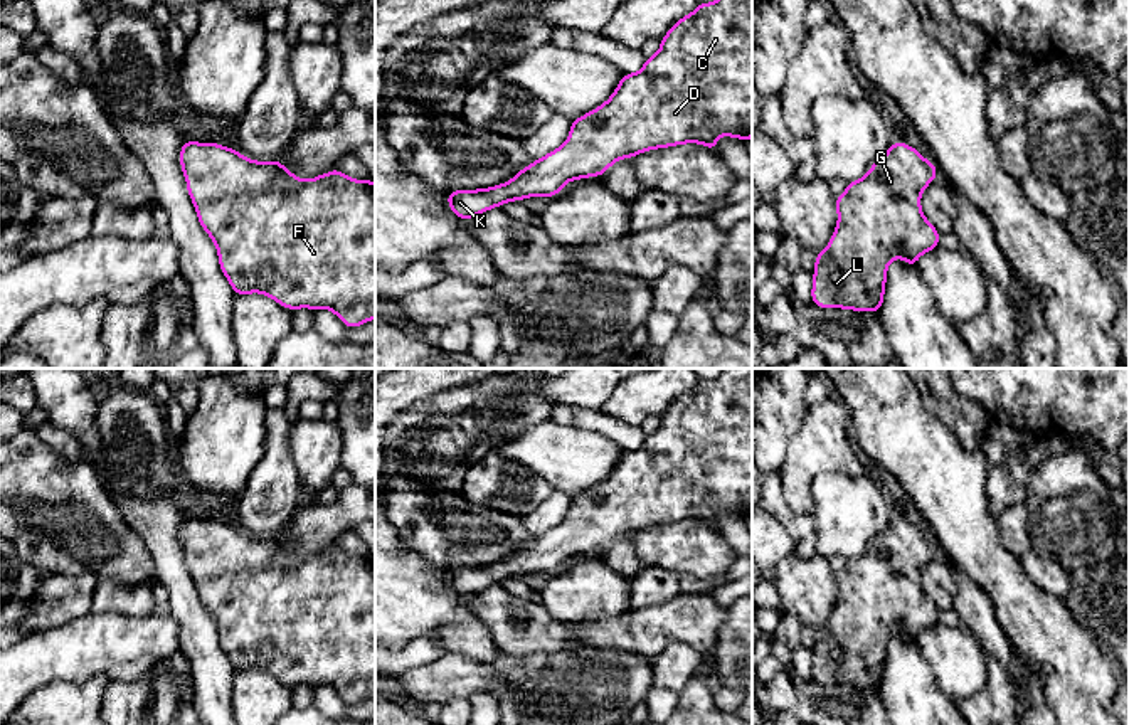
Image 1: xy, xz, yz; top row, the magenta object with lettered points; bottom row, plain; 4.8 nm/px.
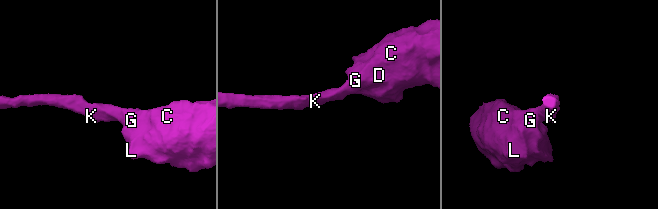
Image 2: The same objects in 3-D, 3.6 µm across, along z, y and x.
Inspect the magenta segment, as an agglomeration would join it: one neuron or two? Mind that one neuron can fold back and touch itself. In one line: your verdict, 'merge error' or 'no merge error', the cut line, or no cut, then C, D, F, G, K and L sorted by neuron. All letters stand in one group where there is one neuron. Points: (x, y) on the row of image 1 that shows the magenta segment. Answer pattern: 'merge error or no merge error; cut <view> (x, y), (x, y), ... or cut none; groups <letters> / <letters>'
no merge error; cut none; groups C D F G K L

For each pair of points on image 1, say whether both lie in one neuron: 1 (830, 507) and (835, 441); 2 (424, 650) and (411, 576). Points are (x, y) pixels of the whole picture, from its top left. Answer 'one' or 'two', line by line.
1: two
2: two

